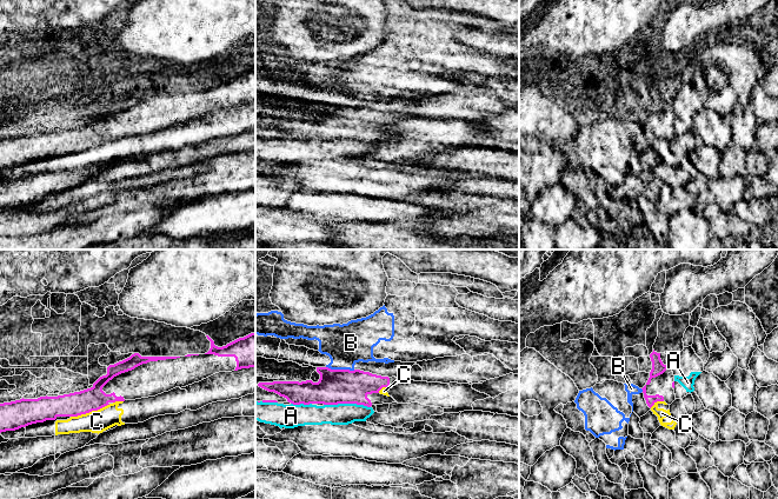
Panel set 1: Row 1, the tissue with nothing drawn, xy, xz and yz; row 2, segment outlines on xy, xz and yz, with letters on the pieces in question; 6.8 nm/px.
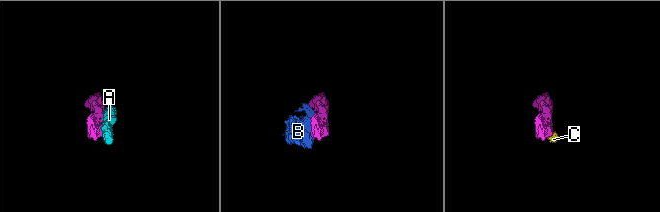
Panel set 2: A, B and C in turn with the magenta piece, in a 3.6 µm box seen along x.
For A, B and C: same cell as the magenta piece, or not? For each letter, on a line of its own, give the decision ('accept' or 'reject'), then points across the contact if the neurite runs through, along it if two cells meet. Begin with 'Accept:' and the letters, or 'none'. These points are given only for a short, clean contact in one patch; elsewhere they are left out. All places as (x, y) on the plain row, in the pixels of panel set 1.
Accept: none
A: reject
B: reject
C: reject; border xy (110, 140), (71, 153)

